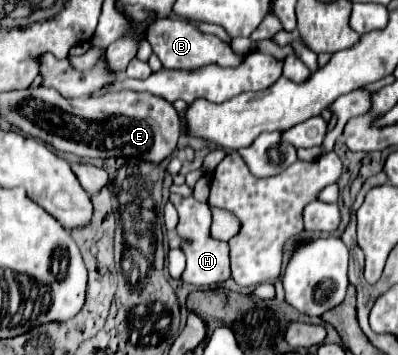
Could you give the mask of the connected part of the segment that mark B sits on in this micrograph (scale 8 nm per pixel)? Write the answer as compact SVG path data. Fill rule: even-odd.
M168 19L168 21L156 21L156 25L148 27L148 41L162 61L164 67L168 69L198 69L200 65L210 65L216 63L220 67L232 67L240 65L240 59L244 55L236 55L230 45L224 45L218 37L208 37L196 29L196 25L186 23L182 19Z

